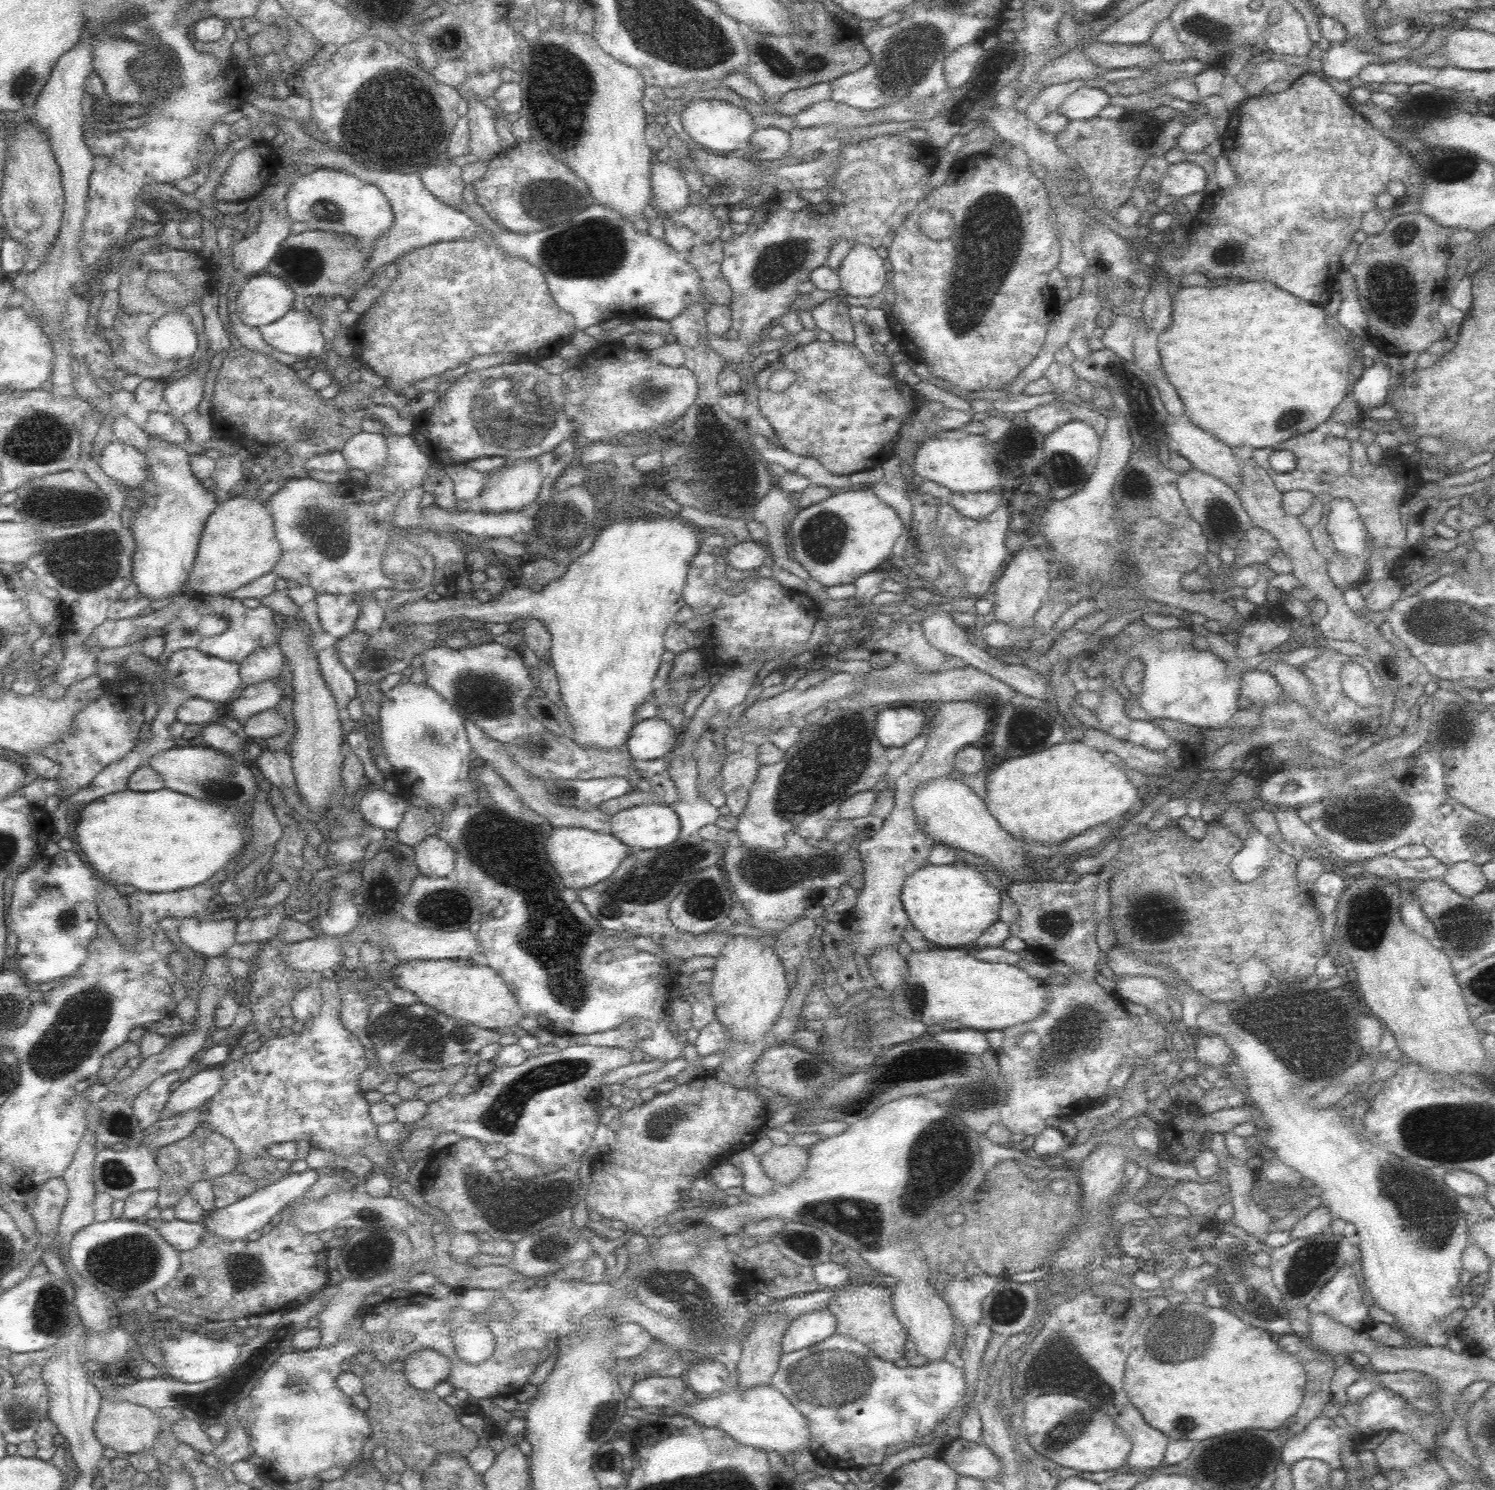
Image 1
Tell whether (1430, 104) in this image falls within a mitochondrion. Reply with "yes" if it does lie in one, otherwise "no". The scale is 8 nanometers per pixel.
no

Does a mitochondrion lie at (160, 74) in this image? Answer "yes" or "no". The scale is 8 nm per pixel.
yes

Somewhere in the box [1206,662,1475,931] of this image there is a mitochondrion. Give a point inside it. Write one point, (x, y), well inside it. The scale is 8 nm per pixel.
(1375, 816)

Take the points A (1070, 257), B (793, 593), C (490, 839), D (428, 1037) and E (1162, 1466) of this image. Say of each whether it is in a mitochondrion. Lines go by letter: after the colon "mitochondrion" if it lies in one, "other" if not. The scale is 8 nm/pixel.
A: other
B: other
C: mitochondrion
D: mitochondrion
E: other

